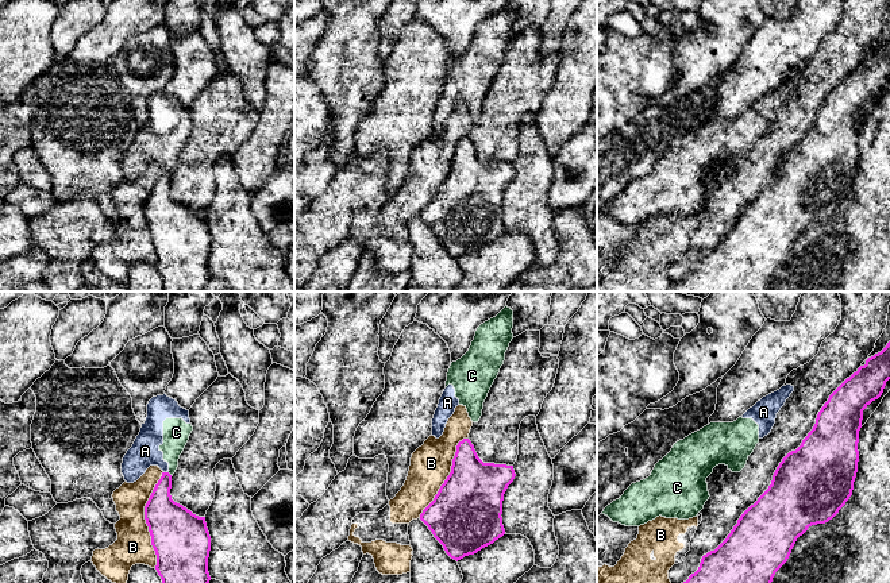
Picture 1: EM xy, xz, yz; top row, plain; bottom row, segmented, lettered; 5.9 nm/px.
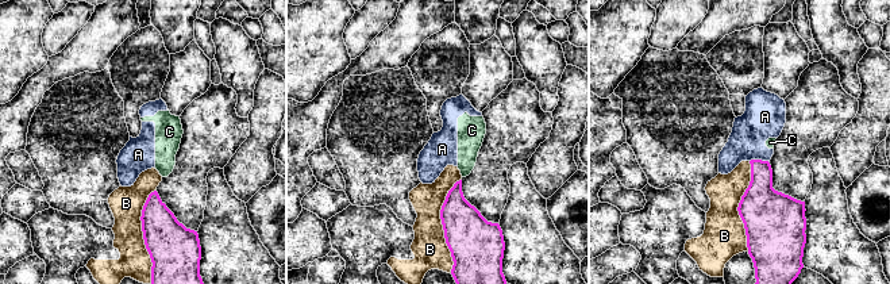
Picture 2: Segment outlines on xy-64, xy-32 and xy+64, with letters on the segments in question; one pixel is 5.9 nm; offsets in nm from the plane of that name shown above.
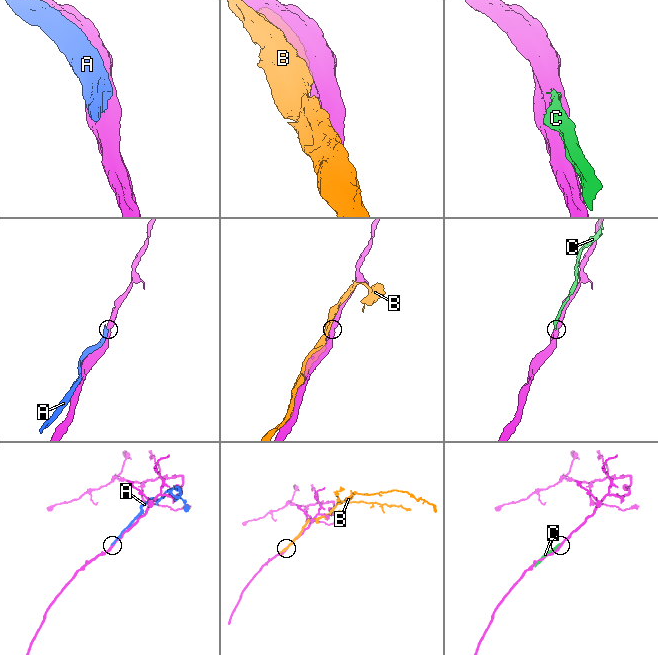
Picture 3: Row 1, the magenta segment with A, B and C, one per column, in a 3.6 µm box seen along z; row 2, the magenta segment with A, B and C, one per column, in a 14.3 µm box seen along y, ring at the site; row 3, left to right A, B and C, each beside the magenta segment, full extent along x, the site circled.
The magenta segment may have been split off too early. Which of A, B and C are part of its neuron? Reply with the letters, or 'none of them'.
none of them

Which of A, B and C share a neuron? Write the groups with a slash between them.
A C / B

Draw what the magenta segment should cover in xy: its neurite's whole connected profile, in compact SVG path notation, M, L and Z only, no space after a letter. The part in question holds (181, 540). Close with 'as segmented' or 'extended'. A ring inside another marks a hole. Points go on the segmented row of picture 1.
M162 472L146 506L145 520L162 583L209 583L211 536L199 517L170 495L172 475Z | as segmented

